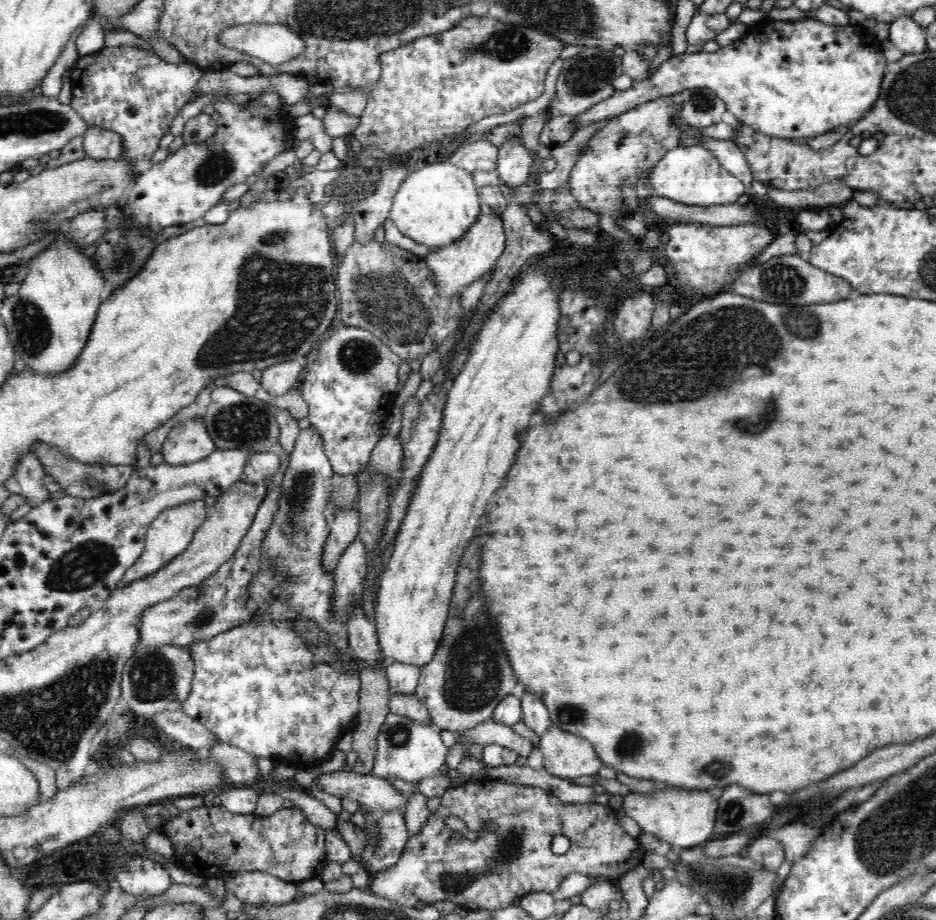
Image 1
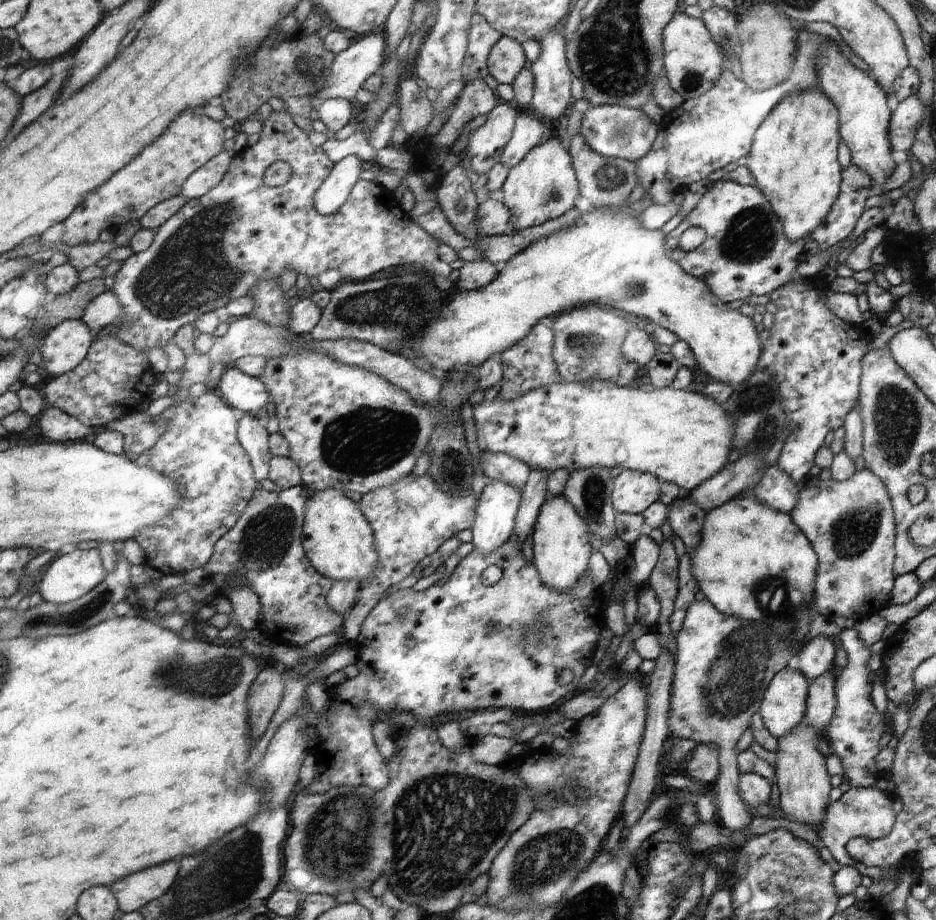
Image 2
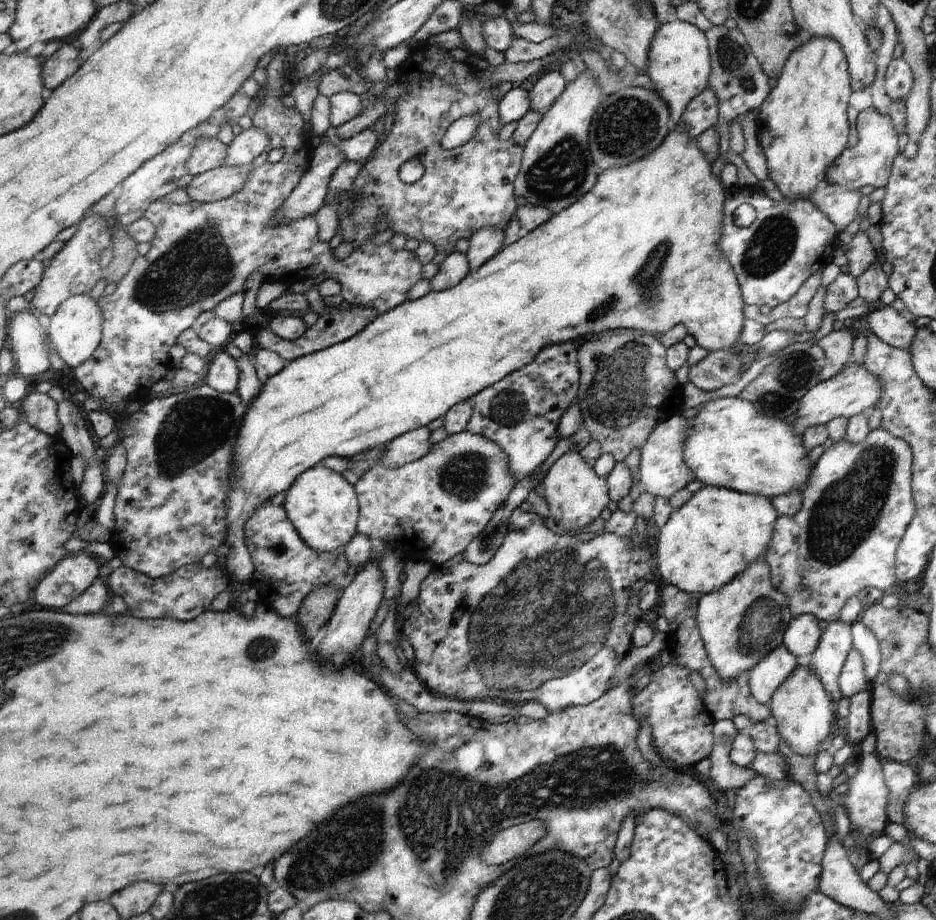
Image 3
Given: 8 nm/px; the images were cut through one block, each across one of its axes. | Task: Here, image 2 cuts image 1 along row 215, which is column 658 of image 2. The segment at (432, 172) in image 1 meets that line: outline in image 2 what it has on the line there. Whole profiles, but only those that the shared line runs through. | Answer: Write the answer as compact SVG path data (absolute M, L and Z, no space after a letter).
M591 378L587 382L563 380L555 386L539 386L513 400L505 400L501 396L493 400L483 398L469 404L469 410L481 460L485 454L507 454L525 462L531 470L543 470L549 474L557 470L567 470L567 474L571 474L591 468L607 472L619 468L621 472L631 470L649 474L659 482L669 482L689 492L727 464L725 460L731 446L729 440L733 436L733 422L729 422L723 408L715 406L701 394L673 388L643 392L619 386L605 378Z

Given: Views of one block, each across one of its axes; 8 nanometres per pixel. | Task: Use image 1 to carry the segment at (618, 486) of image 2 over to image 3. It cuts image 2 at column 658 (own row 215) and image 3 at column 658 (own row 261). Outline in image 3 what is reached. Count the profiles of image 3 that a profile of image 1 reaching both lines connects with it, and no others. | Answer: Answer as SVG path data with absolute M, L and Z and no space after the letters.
M681 414L667 418L665 422L661 422L659 426L653 428L653 432L649 434L649 438L645 440L645 444L641 446L641 458L639 458L639 474L637 478L641 480L641 490L651 494L653 498L665 498L669 500L675 492L683 490L689 482L693 482L693 474L691 470L685 466L683 462L683 442L689 430L689 420L683 420Z

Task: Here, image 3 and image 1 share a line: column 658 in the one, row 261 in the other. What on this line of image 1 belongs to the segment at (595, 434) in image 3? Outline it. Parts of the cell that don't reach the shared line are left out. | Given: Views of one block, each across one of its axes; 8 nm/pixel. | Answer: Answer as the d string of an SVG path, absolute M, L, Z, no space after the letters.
M372 240L368 244L350 244L336 266L336 274L340 290L338 318L346 328L364 328L372 332L390 346L394 354L408 362L438 352L446 338L458 330L468 316L462 310L464 292L442 298L438 294L436 276L426 266L426 260L390 242L378 244Z

